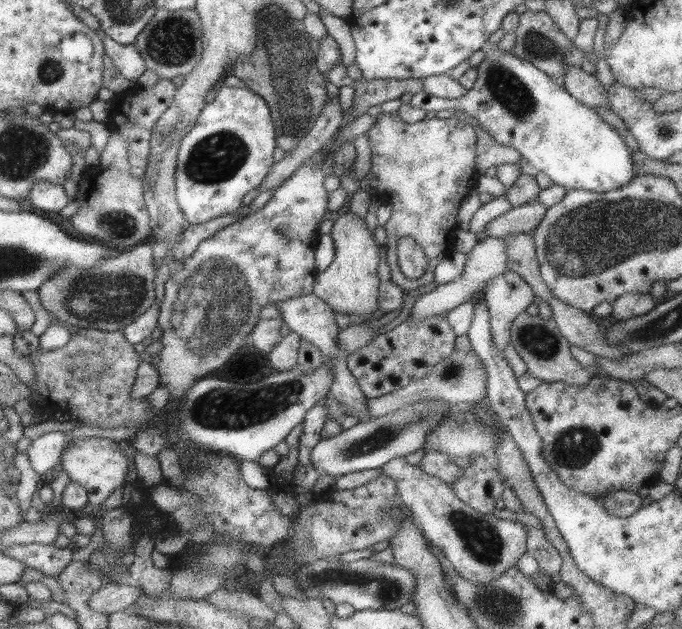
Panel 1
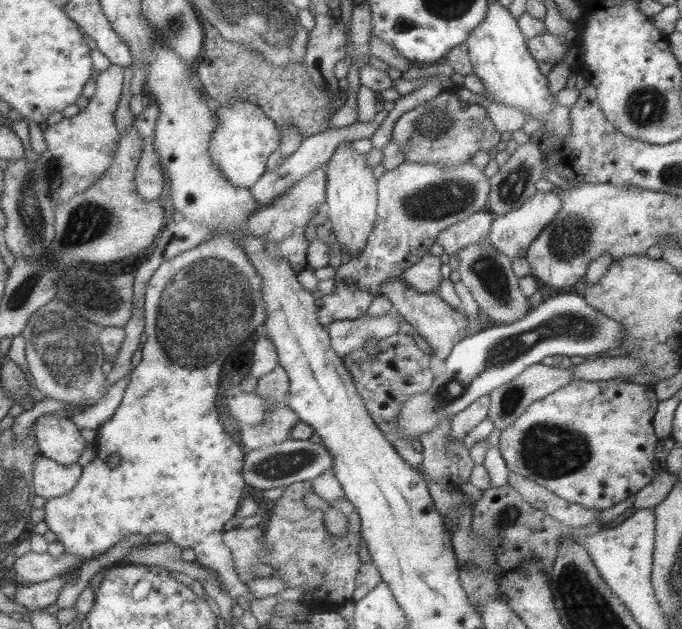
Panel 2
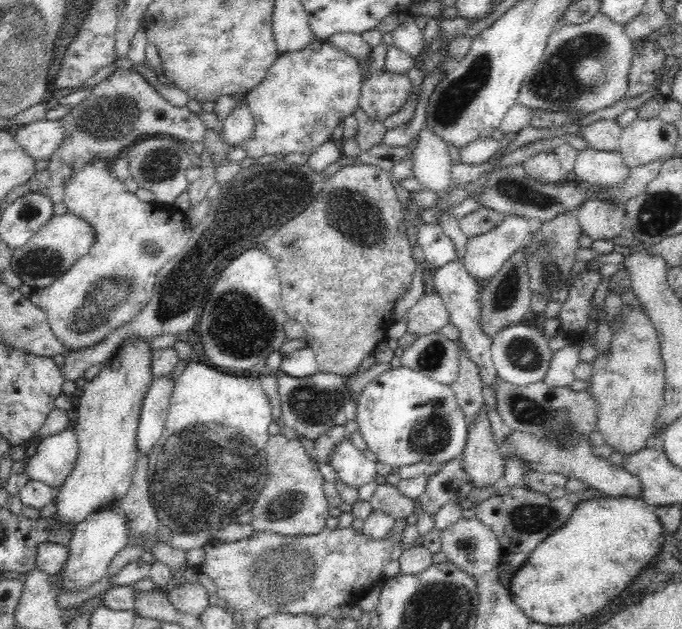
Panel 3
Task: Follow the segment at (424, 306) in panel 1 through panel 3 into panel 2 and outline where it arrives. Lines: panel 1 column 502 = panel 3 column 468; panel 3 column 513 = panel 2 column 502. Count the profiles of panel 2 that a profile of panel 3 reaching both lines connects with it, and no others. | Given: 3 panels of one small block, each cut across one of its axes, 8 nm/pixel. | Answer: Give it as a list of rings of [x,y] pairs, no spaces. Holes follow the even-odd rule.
[[[559,190],[536,191],[520,208],[505,215],[495,215],[492,228],[490,228],[489,240],[494,248],[500,250],[510,261],[516,258],[524,258],[528,246],[541,233],[541,230],[552,222],[558,211],[562,208],[562,198]]]

